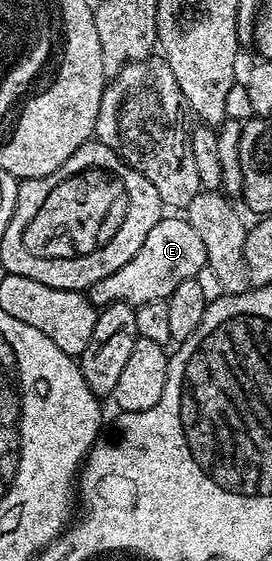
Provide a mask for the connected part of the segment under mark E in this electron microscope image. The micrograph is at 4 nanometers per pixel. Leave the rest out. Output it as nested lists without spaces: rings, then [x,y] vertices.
[[[165,215],[154,228],[150,235],[146,235],[146,243],[123,267],[118,267],[114,275],[106,275],[106,279],[98,279],[86,291],[86,296],[93,305],[103,307],[114,303],[126,303],[133,307],[145,305],[151,301],[167,301],[168,297],[178,287],[178,283],[199,278],[205,272],[208,260],[206,247],[202,247],[202,239],[194,227],[183,216]]]

